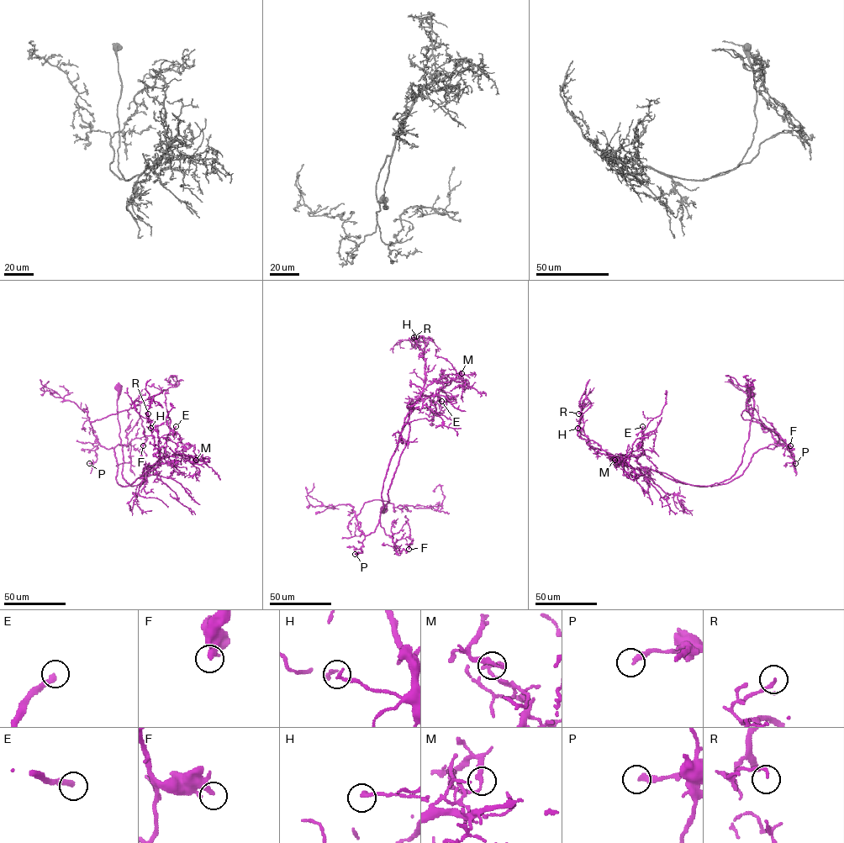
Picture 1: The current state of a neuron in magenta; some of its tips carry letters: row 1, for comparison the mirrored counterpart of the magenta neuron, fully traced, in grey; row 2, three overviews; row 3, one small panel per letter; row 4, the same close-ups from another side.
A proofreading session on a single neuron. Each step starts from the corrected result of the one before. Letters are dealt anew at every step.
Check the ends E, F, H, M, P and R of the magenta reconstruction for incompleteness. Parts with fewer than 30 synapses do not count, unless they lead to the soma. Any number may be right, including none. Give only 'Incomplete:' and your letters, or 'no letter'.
Incomplete: E

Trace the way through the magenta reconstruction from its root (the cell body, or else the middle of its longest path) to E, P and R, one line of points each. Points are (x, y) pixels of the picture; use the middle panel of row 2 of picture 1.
E: (383, 509), (408, 436), (408, 408), (423, 396), (431, 401), (441, 401)
P: (383, 509), (408, 436), (408, 418), (383, 482), (378, 524), (365, 536), (362, 552), (355, 554)
R: (383, 509), (408, 436), (408, 408), (425, 381), (423, 350), (411, 339), (414, 337)

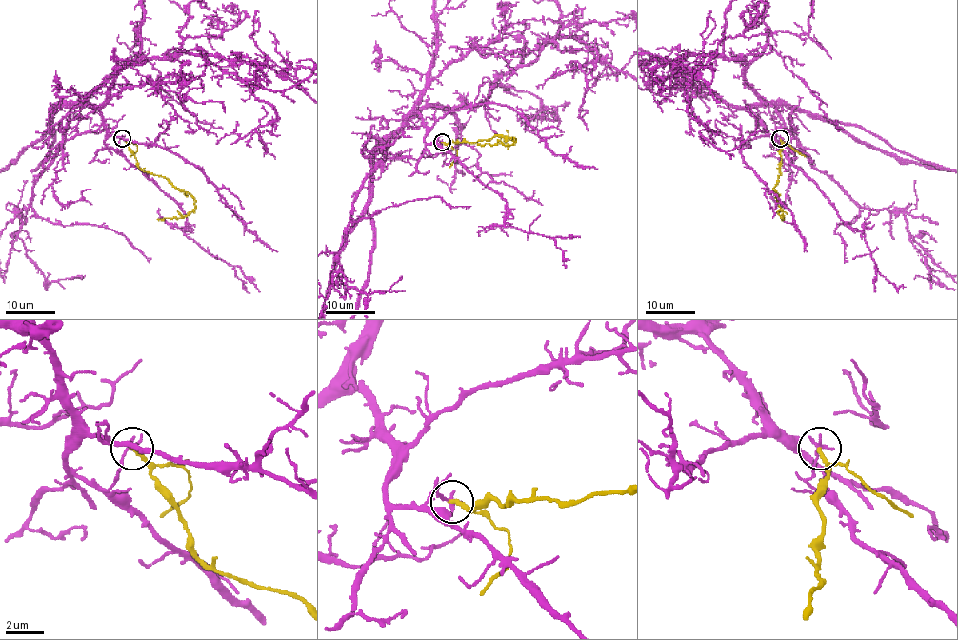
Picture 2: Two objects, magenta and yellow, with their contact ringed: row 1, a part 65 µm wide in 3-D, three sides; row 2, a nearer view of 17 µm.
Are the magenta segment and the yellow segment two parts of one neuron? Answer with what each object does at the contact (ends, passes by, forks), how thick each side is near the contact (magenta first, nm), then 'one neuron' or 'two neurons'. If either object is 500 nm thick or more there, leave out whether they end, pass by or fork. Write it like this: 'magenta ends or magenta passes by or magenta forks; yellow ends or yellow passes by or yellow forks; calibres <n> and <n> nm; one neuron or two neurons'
magenta ends; yellow ends; calibres 200 and 220 nm; two neurons

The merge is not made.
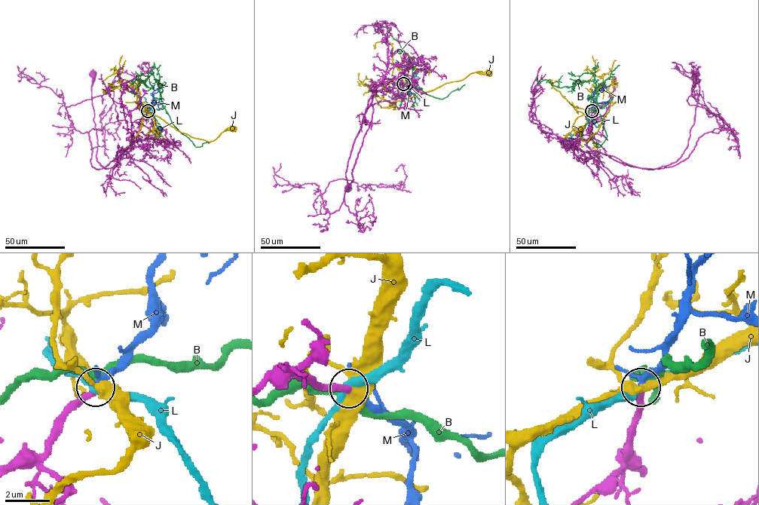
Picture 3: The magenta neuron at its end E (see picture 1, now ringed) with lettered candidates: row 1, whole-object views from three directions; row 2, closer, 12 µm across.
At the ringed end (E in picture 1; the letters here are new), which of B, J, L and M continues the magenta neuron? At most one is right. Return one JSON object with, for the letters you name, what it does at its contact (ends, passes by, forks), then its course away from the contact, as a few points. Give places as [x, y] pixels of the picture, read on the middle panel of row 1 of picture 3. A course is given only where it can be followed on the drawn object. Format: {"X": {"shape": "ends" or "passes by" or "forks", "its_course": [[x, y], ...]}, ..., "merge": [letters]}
{"M": {"shape": "passes by", "its_course": [[404, 84], [407, 87], [408, 84], [410, 91], [419, 101]]}, "merge": ["M"]}

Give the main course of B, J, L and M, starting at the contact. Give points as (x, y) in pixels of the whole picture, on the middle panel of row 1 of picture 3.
B: (404, 84), (419, 88), (408, 84), (403, 71), (408, 65), (408, 57), (388, 31), (390, 28)
J: (404, 84), (394, 105), (393, 101), (430, 91), (447, 83), (463, 79), (471, 73), (488, 73)
L: (403, 84), (408, 78), (411, 79), (416, 69), (413, 65), (414, 59), (410, 57)
M: (404, 84), (407, 87), (408, 84), (410, 91), (419, 101)

